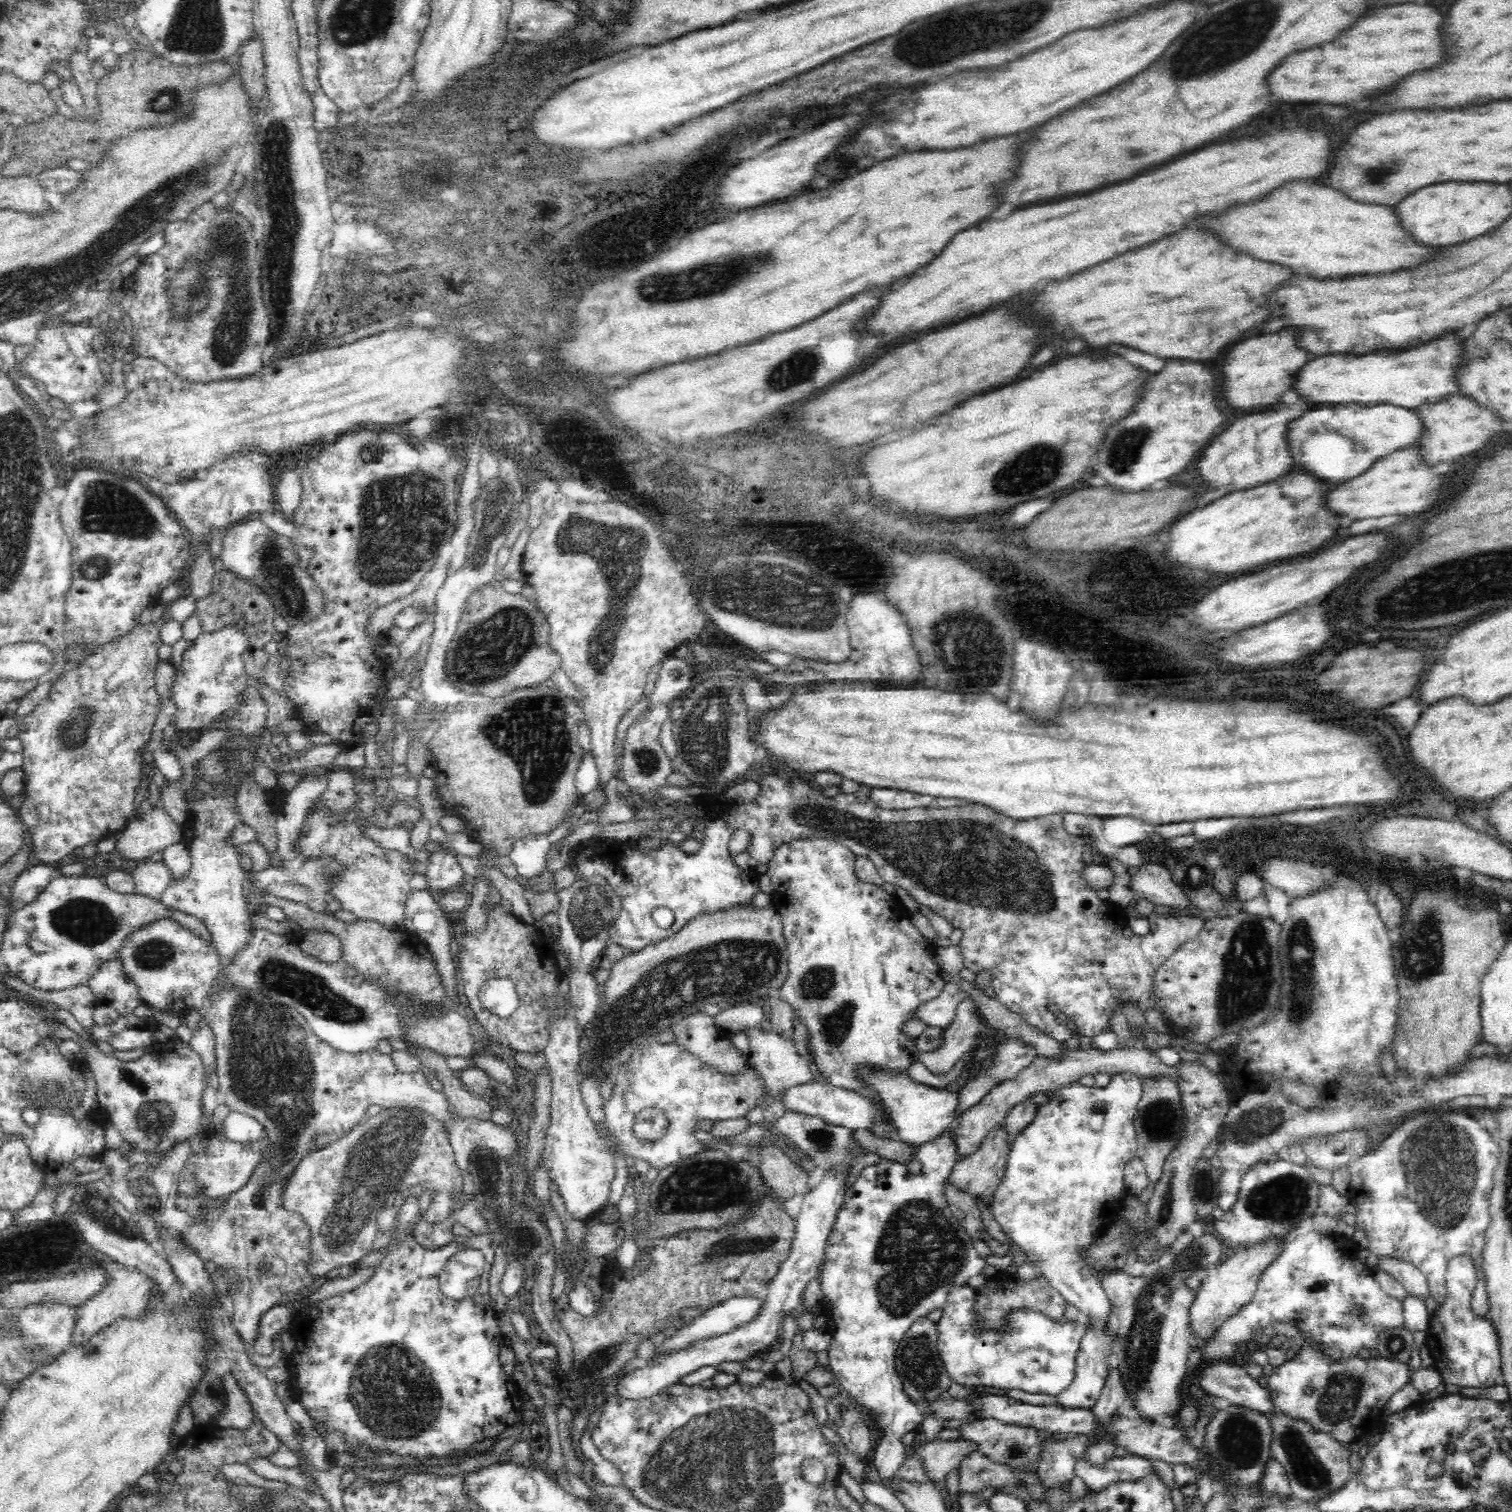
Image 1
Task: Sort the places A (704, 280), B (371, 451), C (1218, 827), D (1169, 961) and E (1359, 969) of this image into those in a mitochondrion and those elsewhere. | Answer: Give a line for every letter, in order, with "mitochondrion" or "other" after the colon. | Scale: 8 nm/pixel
A: mitochondrion
B: mitochondrion
C: other
D: other
E: other

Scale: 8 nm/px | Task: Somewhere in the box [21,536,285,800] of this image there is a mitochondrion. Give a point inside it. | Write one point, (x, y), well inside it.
(70, 734)

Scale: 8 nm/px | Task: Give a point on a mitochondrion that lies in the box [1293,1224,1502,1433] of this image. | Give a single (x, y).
(1338, 1402)

